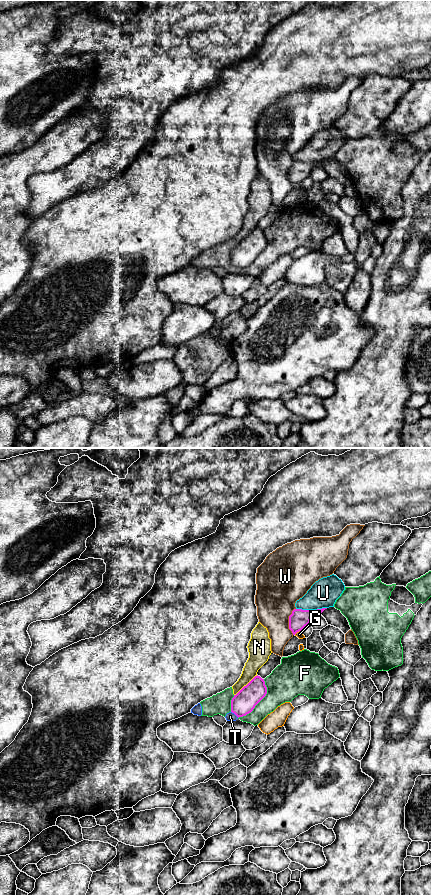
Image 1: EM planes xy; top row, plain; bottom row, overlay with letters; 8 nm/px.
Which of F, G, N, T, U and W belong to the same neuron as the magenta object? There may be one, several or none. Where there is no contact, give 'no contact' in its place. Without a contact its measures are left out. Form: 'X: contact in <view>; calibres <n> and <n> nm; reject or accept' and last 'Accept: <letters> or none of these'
F: contact in xy; calibres 190 and 280 nm; reject
G: contact in xy; calibres 150 and 50 nm; reject
N: contact in xy; calibres 190 and 150 nm; reject
T: contact in xy; calibres 190 and 70 nm; reject
U: contact in xy; calibres 150 and 220 nm; reject
W: contact in xy; calibres 150 and 320 nm; reject
Accept: none of these

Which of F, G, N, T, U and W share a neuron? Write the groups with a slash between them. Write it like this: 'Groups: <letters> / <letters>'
Groups: F N T / G / U / W

